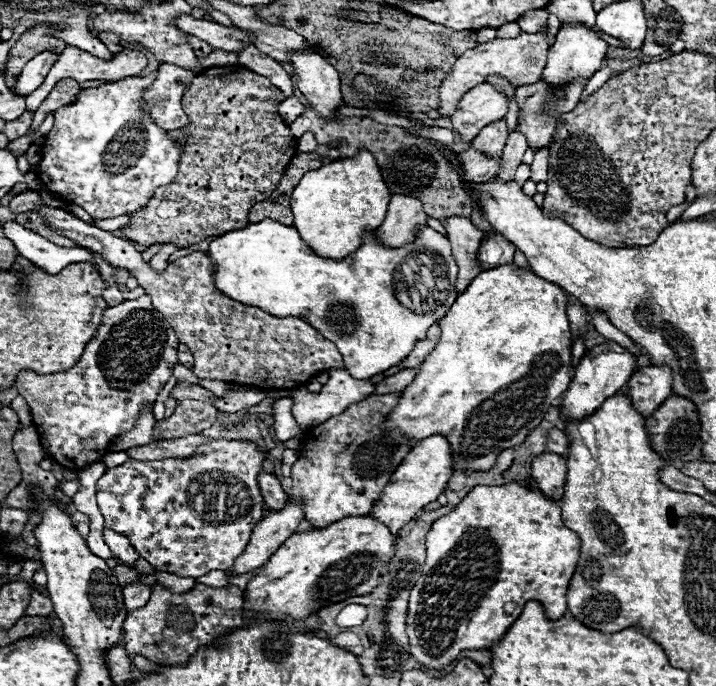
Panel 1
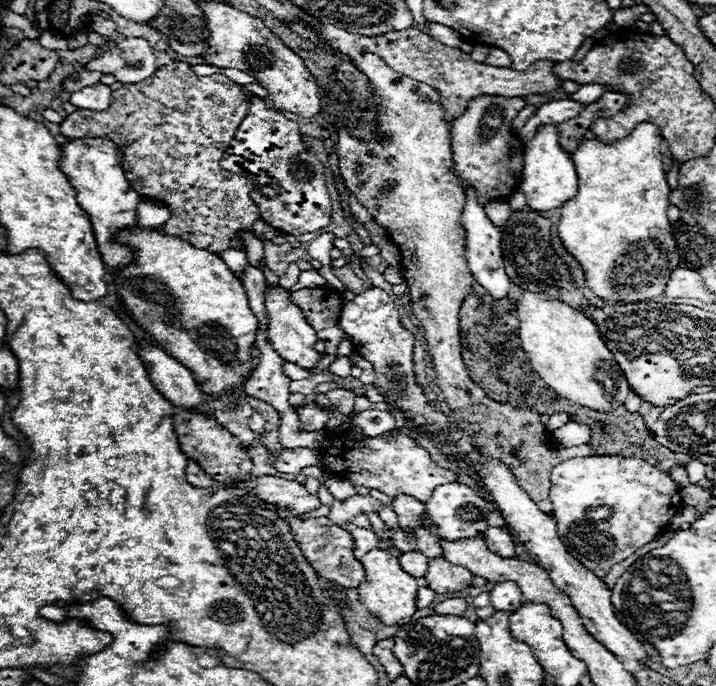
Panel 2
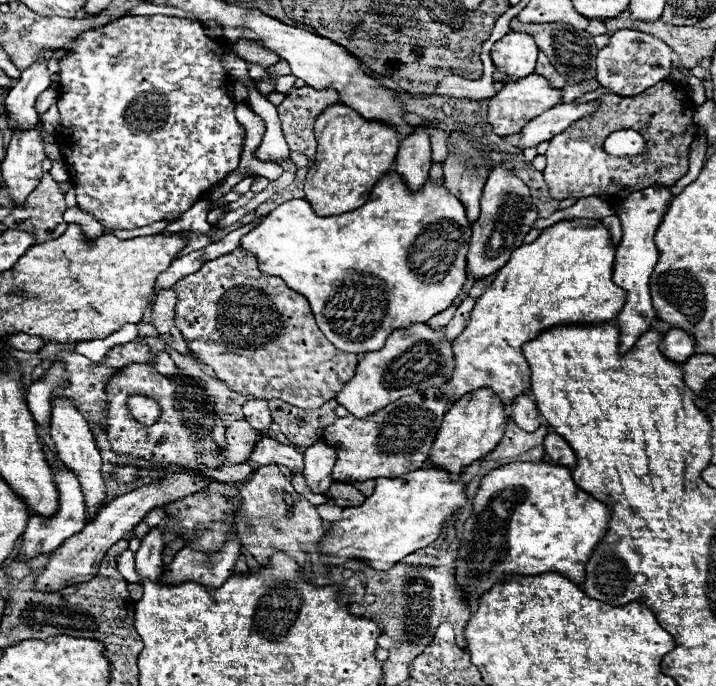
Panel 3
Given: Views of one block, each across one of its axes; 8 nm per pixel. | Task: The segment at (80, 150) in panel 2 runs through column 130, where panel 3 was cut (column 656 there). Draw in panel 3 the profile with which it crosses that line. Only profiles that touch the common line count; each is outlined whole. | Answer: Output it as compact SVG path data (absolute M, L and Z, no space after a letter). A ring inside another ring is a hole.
M646 188L644 192L632 192L632 196L628 196L620 208L618 208L618 218L622 222L622 240L616 248L616 258L614 258L614 272L612 272L612 280L616 286L620 286L626 292L626 300L622 310L616 314L616 318L612 320L618 330L620 330L620 354L628 352L628 348L632 348L636 344L636 340L650 330L650 324L656 316L654 308L652 308L652 300L650 300L650 290L648 290L648 278L658 262L658 250L654 244L654 232L666 212L666 202L672 200L670 190L666 188Z

